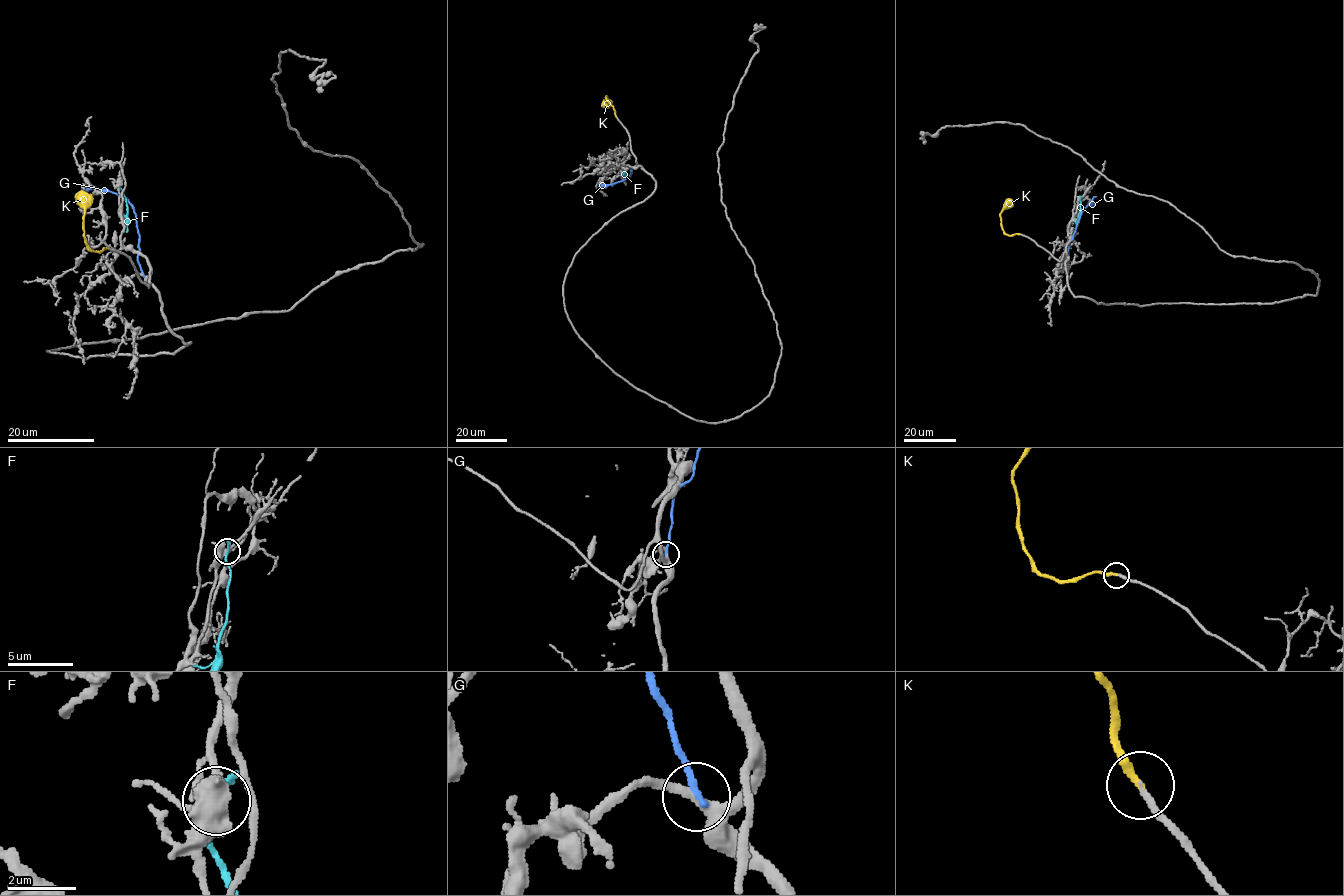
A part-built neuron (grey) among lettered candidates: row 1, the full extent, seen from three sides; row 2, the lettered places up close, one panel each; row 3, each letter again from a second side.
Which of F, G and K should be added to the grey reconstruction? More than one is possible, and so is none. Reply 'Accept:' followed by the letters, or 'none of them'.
Accept: K

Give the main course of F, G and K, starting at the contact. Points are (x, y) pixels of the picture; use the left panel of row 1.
F: (120, 181), (127, 209), (126, 232)
G: (143, 275), (138, 256), (139, 236), (134, 207), (121, 196), (96, 190), (84, 178)
K: (107, 248), (93, 252), (86, 242), (83, 191)

